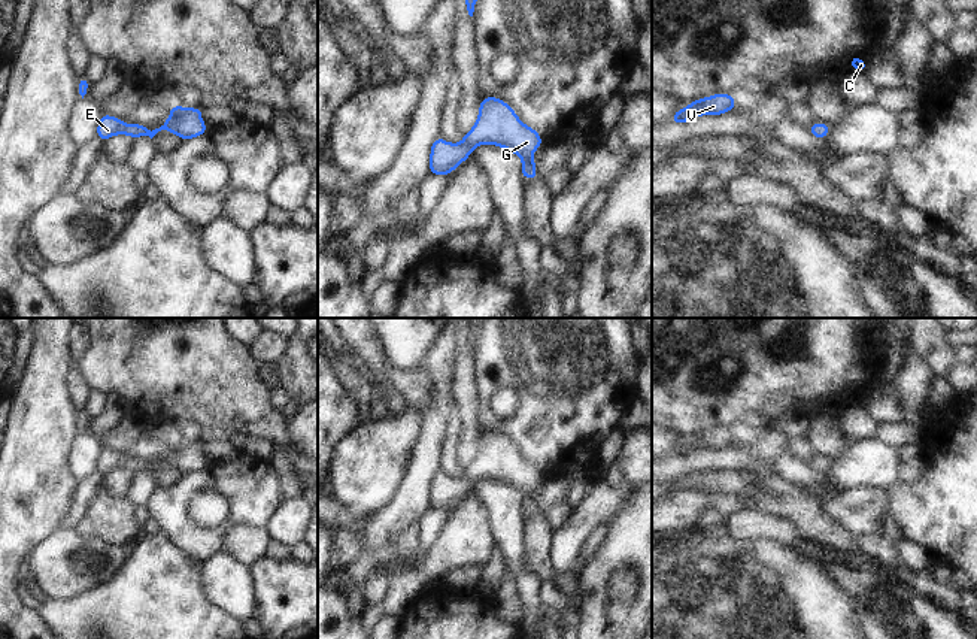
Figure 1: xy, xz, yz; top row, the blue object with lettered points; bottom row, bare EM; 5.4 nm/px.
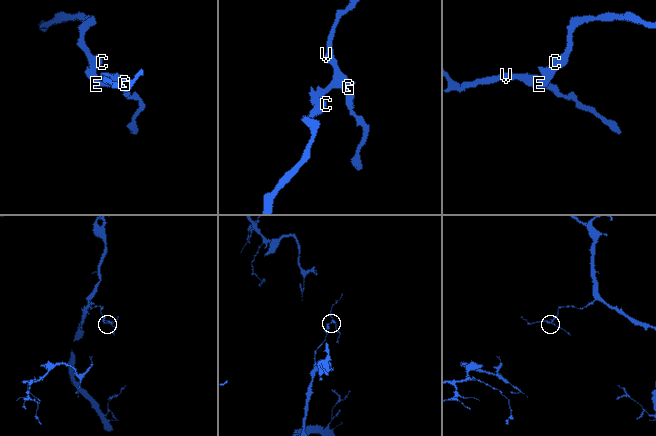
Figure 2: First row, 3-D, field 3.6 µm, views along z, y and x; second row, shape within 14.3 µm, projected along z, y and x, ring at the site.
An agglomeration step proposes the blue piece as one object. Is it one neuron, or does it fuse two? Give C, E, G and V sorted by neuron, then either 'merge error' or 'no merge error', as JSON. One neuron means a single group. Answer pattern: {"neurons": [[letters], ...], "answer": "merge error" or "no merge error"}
{"neurons": [["C", "E", "G", "V"]], "answer": "no merge error"}

